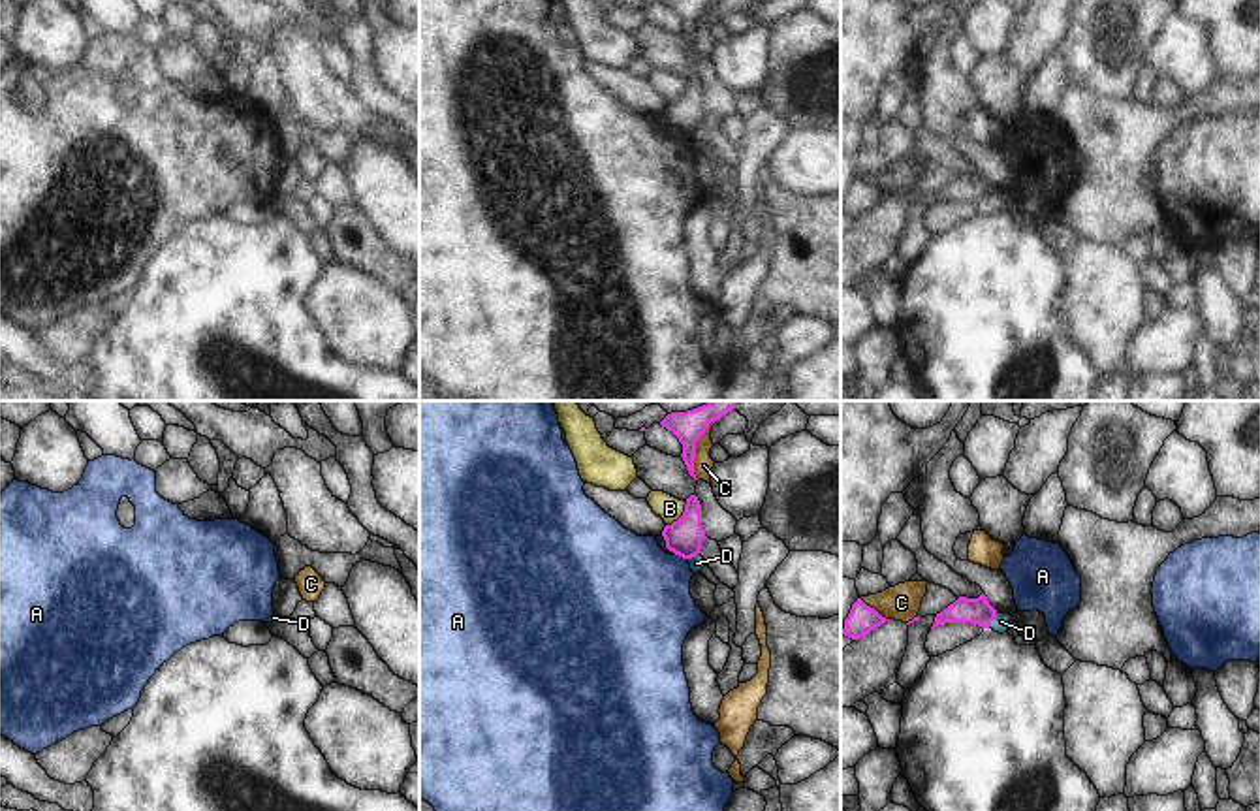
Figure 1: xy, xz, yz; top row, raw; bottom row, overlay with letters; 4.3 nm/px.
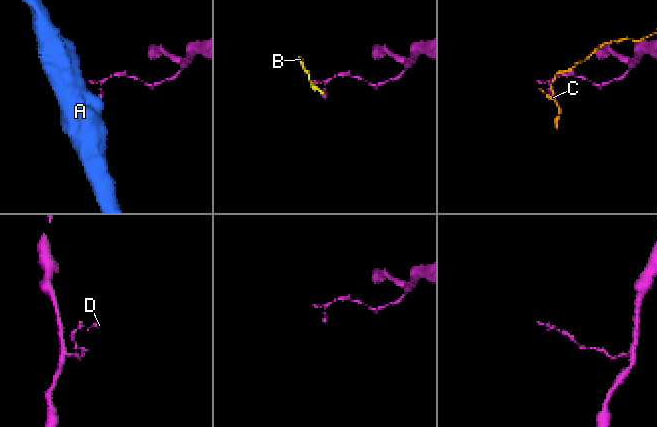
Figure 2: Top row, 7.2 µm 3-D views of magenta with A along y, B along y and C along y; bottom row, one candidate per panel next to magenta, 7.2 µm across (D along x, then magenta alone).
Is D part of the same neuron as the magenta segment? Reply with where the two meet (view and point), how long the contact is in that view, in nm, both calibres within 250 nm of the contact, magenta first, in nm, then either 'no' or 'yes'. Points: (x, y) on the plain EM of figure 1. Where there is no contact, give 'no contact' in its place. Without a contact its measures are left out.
yz (992, 198) | 80 nm | 110/70 nm | no

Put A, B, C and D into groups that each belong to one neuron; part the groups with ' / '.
A / B D / C

